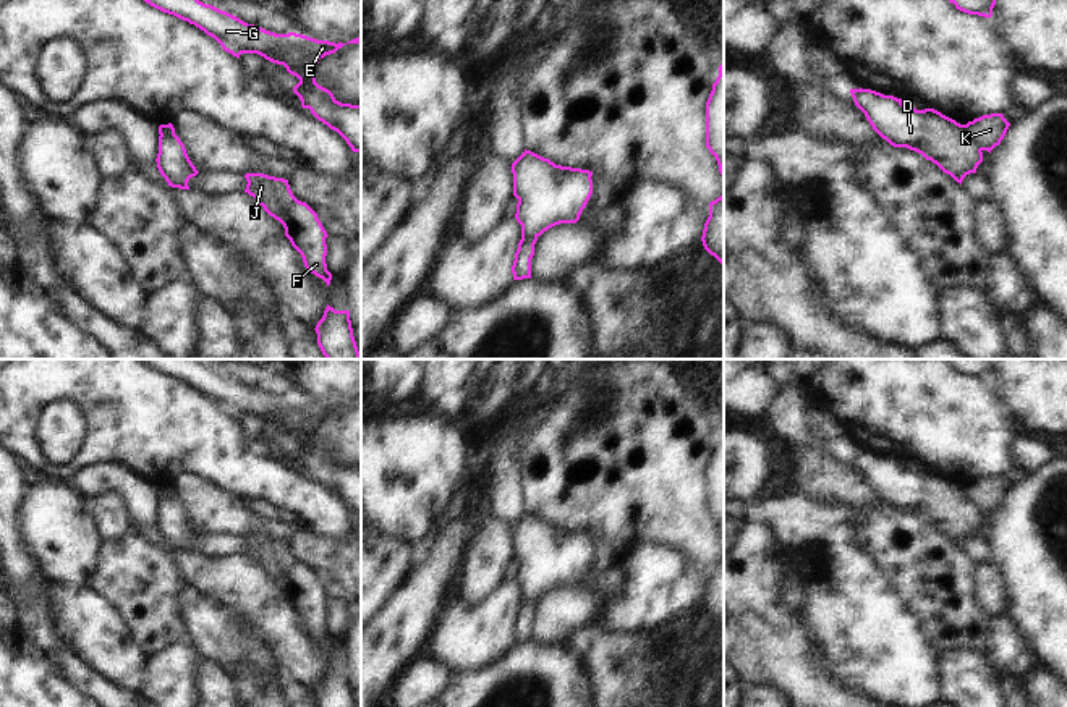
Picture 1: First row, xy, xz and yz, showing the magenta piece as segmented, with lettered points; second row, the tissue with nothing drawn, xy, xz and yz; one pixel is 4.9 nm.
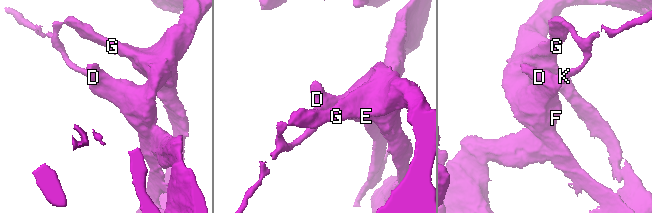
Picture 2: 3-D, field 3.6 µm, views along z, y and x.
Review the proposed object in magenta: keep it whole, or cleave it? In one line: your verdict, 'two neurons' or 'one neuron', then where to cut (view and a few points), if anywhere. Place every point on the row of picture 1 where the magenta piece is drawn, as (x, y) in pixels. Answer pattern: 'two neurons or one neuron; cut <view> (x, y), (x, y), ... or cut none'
two neurons; cut yz (962, 125), (962, 130), (981, 149)

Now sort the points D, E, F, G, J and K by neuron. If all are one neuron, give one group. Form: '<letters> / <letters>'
D E F G J / K

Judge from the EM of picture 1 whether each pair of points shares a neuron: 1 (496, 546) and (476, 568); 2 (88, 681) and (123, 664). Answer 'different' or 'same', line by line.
1: same
2: different

